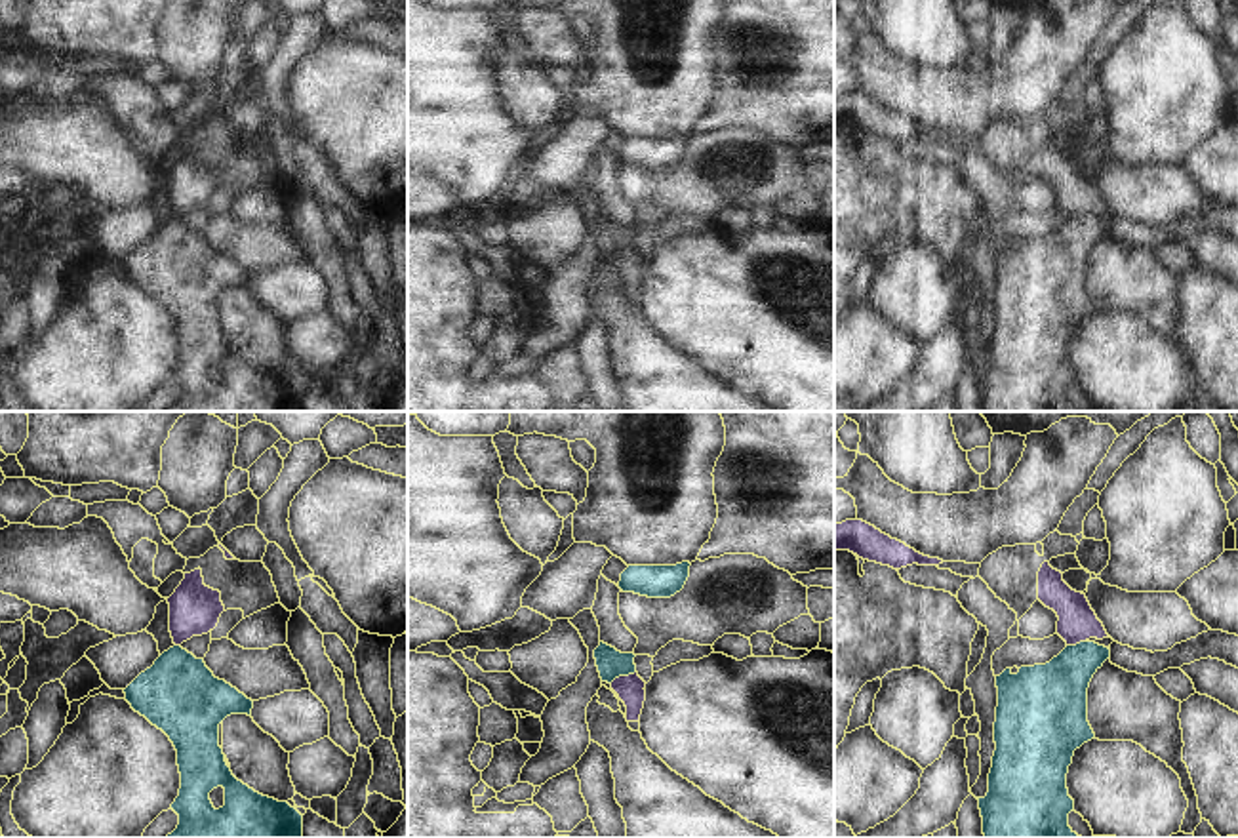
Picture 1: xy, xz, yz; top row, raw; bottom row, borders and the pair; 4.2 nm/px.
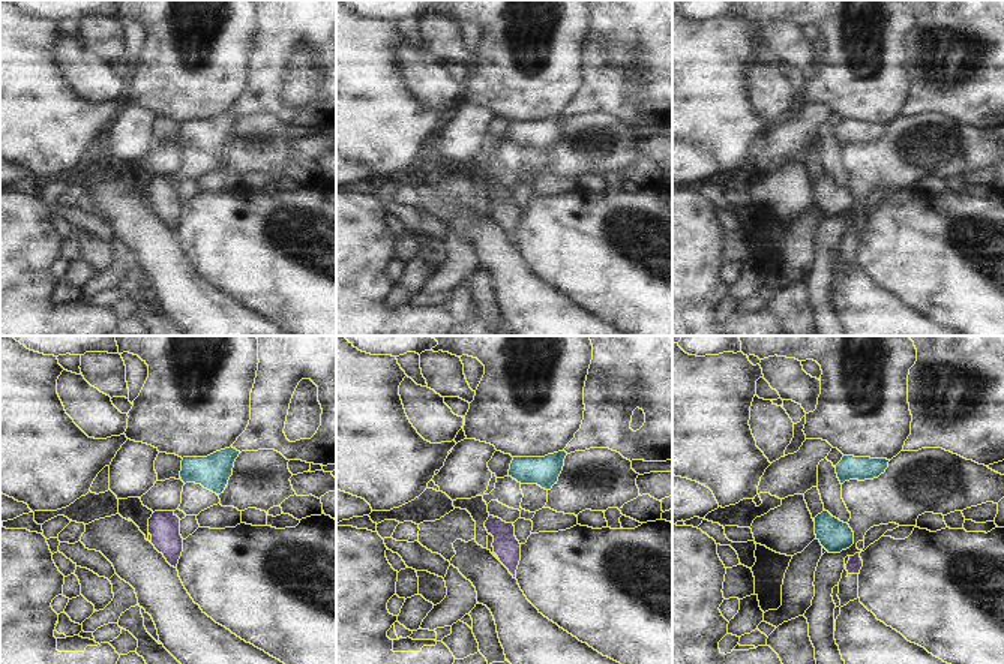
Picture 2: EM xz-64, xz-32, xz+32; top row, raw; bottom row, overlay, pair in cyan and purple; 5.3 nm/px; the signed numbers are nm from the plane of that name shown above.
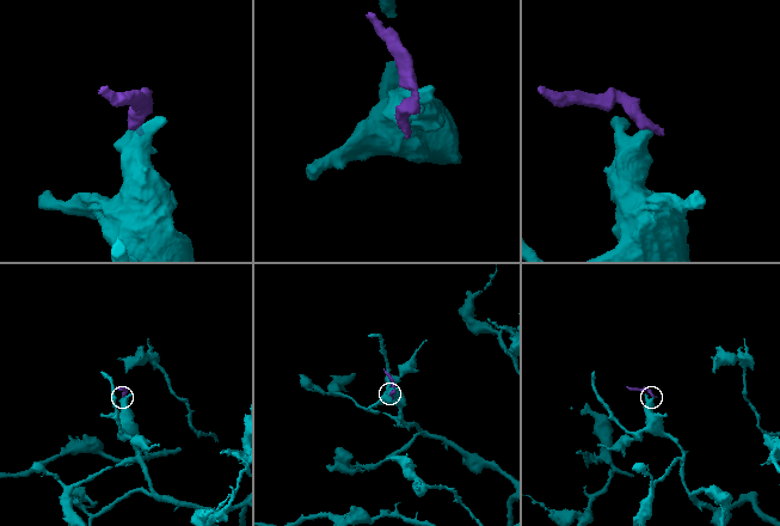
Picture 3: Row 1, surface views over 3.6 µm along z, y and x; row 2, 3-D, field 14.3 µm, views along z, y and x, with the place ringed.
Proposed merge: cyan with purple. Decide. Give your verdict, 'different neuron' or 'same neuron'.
different neuron

